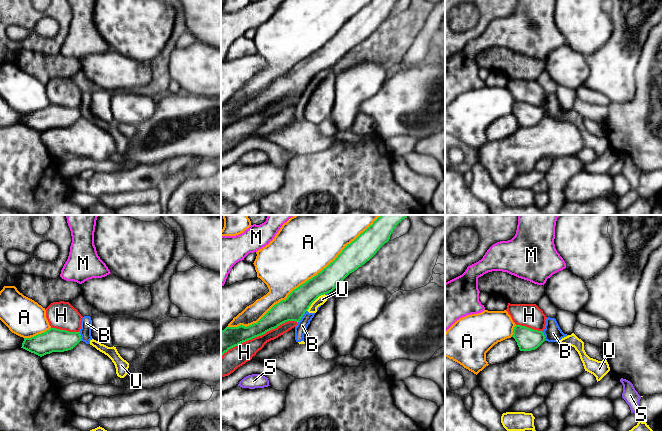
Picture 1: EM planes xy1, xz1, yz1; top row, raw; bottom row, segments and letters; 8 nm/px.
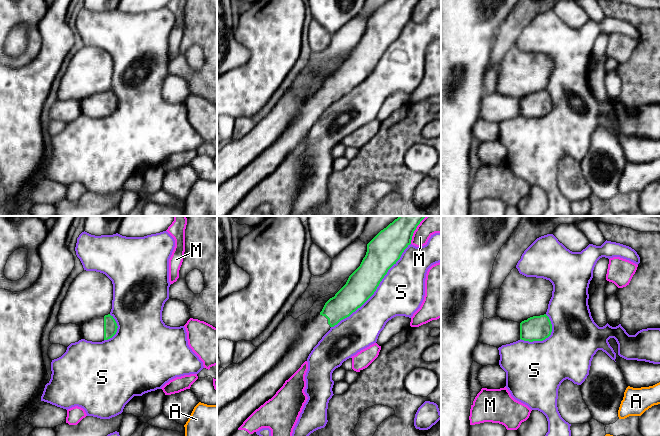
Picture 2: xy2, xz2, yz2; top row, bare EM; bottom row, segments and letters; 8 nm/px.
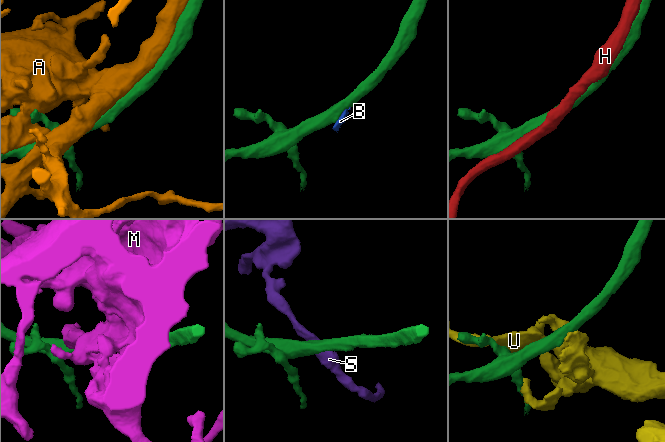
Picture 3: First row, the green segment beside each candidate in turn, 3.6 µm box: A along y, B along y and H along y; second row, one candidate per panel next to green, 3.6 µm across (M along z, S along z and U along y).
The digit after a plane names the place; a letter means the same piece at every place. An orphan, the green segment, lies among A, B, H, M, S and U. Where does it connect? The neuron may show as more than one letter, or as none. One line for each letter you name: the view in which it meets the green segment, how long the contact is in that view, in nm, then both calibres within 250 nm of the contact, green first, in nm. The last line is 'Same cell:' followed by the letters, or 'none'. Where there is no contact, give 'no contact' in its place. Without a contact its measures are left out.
Same cell: none

